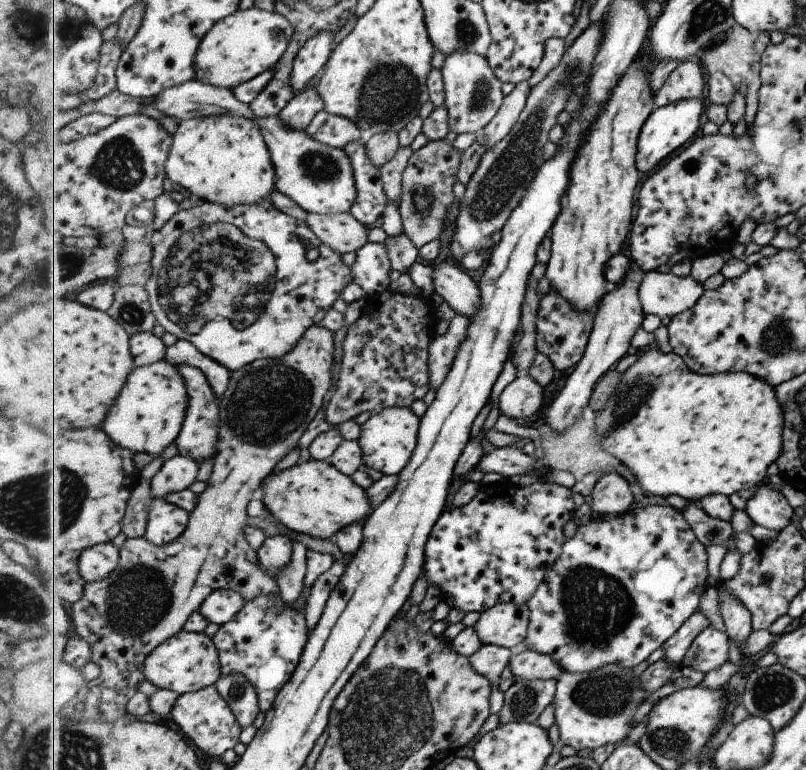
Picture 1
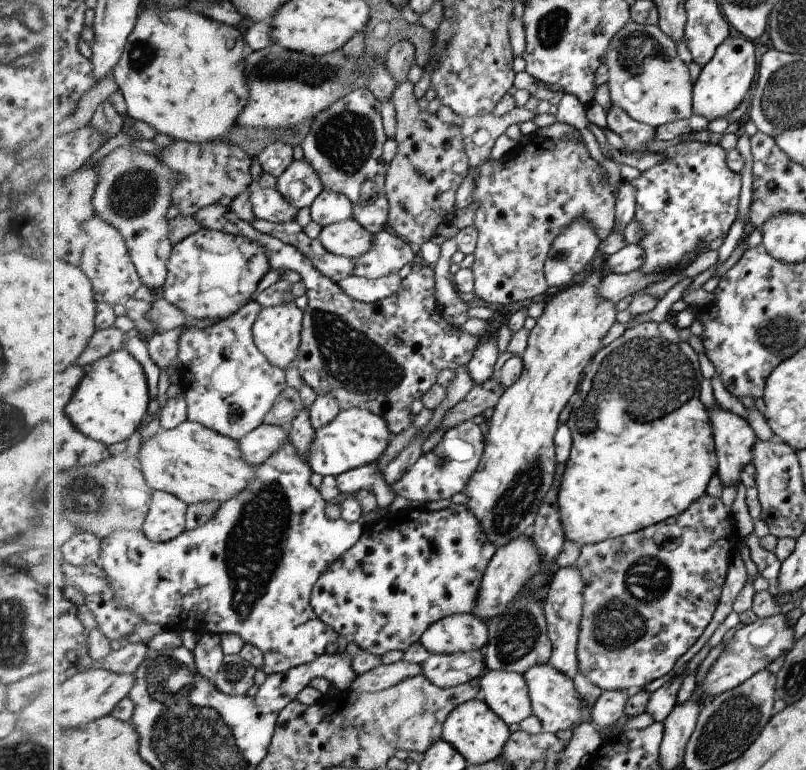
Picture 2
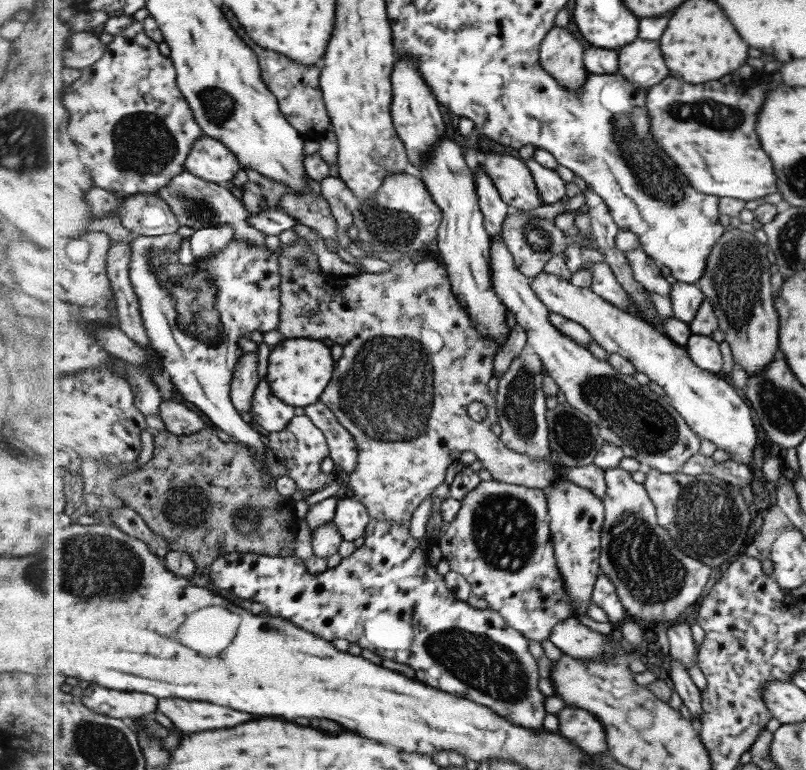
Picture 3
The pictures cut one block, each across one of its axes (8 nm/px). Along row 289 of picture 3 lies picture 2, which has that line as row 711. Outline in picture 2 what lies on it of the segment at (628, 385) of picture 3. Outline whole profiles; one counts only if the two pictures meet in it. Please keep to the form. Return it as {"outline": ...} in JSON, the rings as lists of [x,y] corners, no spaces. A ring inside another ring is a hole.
{"outline":[[[487,670],[480,680],[483,700],[507,722],[519,724],[533,712],[529,684],[526,676],[506,670]]]}

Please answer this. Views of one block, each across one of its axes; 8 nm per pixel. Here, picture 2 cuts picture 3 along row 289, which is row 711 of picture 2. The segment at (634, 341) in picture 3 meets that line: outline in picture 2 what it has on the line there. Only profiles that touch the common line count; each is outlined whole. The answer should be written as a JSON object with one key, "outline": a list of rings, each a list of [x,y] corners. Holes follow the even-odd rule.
{"outline":[[[551,664],[534,666],[524,675],[533,700],[533,712],[542,722],[545,733],[562,730],[571,730],[573,733],[583,722],[593,723],[593,706],[585,706],[571,676]]]}

